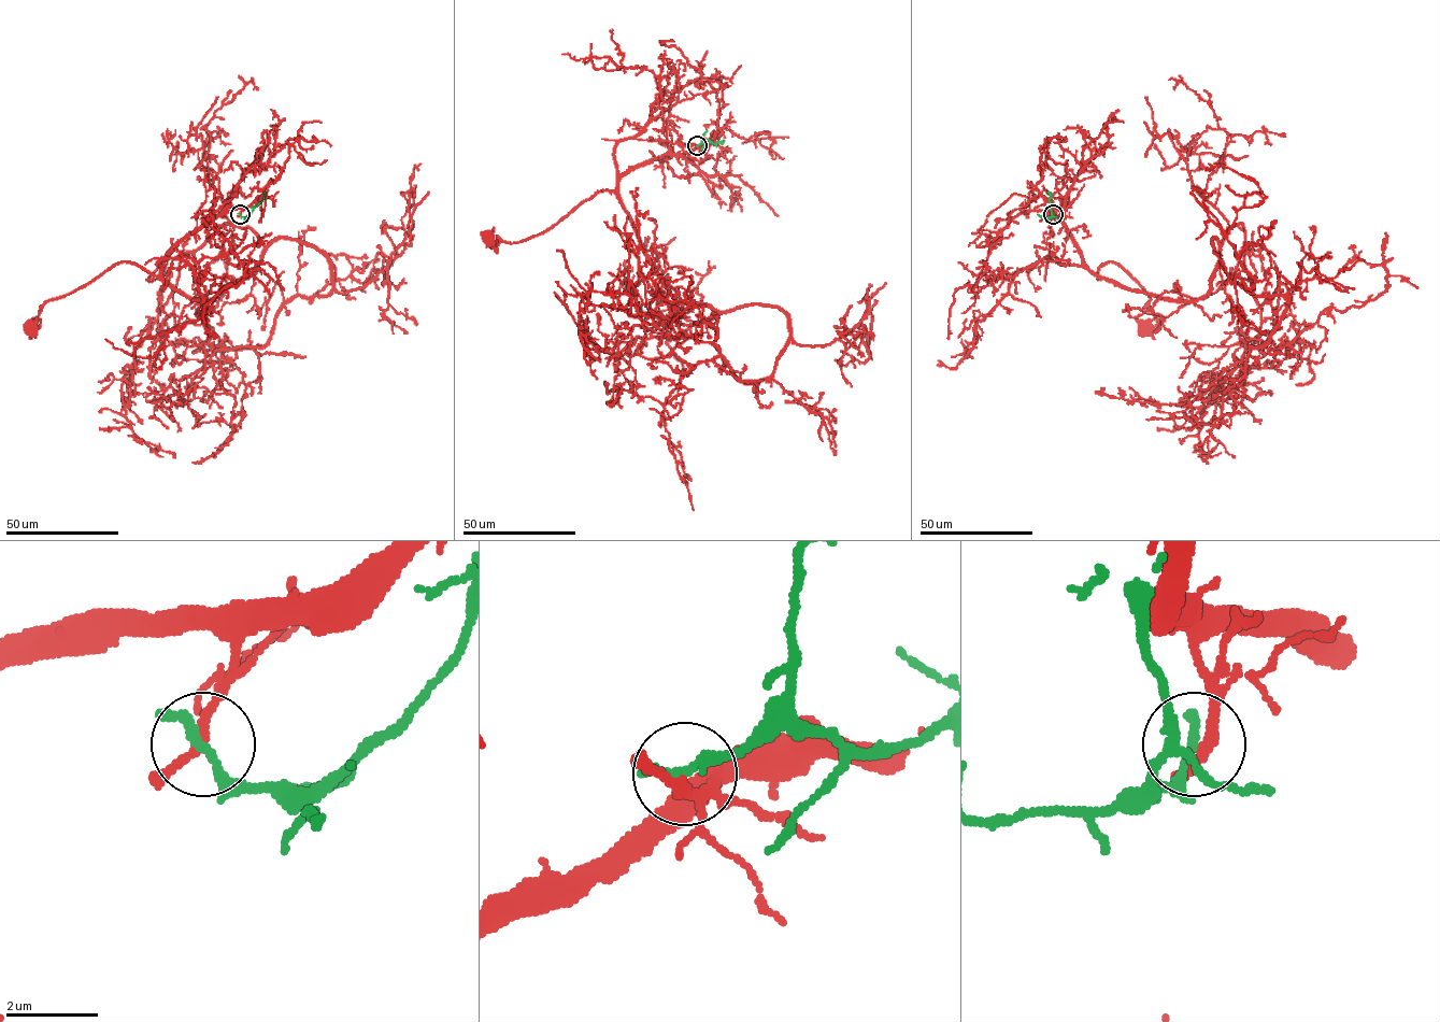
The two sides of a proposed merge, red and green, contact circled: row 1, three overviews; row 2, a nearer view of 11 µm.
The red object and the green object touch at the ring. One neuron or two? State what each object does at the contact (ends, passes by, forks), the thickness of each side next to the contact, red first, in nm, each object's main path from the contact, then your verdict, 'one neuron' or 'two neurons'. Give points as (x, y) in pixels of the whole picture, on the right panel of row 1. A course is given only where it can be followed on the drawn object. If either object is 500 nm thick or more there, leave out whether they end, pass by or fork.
red passes by; green ends there; 200 nm thick on the red side, 280 nm on the other; red runs (1053, 214), (1061, 213), (1097, 275), (1115, 263), (1148, 294), (1155, 317), (1145, 329); green runs (1053, 214), (1051, 217), (1048, 192); two neurons

